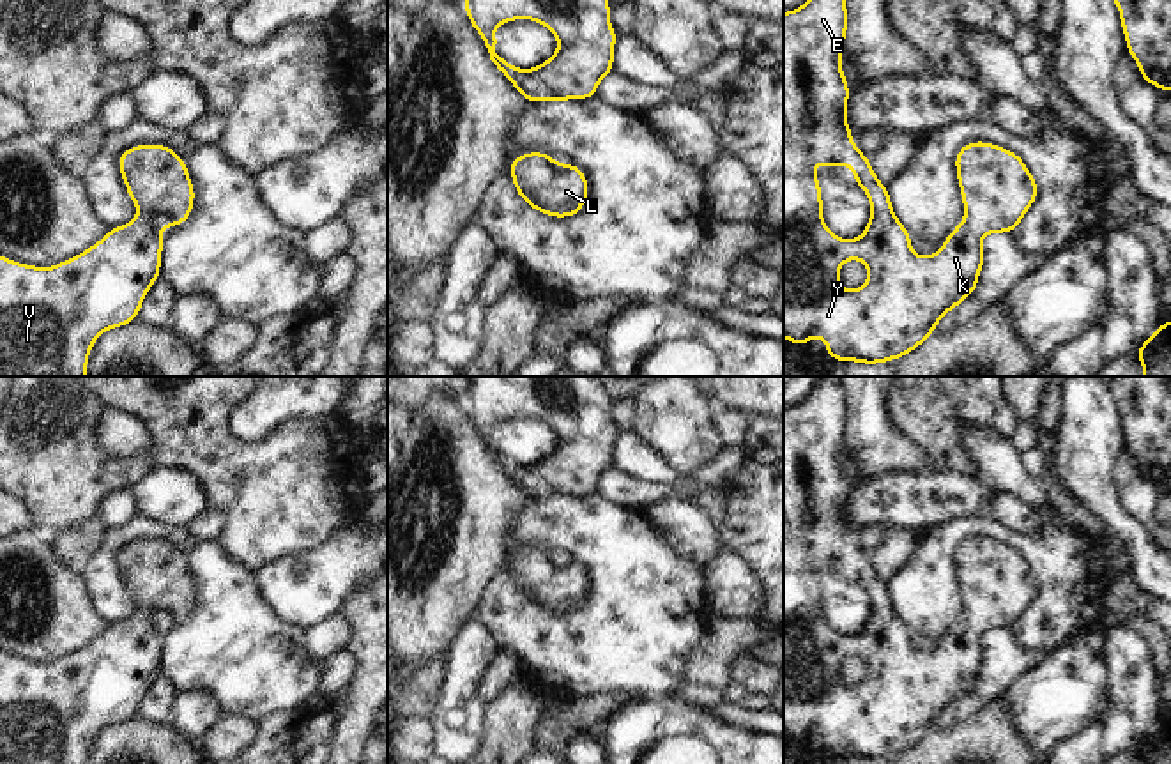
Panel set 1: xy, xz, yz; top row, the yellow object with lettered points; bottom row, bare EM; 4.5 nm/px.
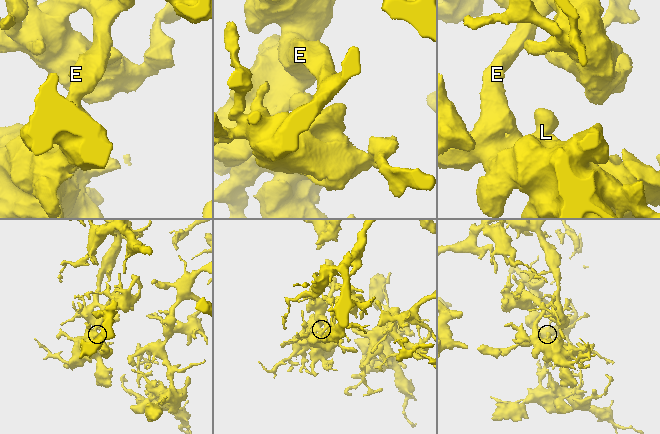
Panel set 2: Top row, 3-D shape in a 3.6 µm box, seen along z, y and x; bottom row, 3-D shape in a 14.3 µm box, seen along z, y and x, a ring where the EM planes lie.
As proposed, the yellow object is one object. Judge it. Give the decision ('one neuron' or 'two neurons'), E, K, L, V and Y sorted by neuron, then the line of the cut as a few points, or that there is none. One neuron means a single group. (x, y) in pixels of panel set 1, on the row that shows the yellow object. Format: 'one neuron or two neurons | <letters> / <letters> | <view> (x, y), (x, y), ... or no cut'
one neuron | E K L V Y | no cut

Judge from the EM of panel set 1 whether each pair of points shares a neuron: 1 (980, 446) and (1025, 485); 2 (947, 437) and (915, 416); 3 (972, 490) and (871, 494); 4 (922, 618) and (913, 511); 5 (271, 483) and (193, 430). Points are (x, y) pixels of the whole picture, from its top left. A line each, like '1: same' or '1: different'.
1: same
2: same
3: same
4: different
5: same

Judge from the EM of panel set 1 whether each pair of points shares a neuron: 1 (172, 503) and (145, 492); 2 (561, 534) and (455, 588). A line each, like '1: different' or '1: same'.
1: same
2: different

